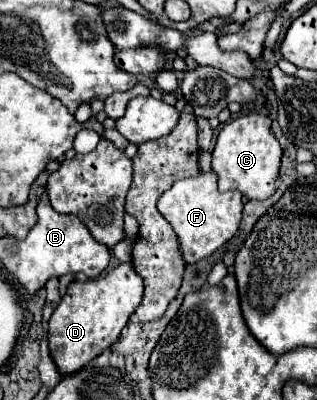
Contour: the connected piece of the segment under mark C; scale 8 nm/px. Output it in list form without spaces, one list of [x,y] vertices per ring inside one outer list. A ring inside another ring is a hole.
[[[249,113],[223,125],[213,149],[213,171],[219,175],[219,191],[237,189],[247,199],[269,199],[275,193],[279,175],[281,145],[271,133],[271,119],[267,115]]]

